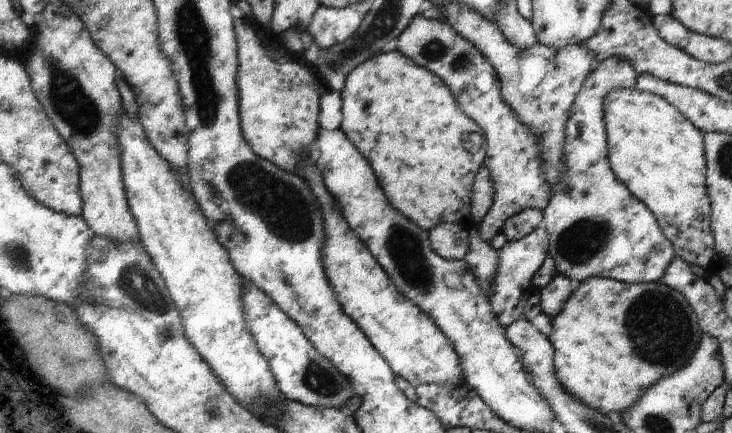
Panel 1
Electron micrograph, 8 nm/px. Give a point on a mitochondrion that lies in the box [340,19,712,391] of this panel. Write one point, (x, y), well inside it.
(654, 321)

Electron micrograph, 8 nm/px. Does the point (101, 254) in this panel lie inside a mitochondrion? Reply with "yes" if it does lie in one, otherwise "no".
yes

